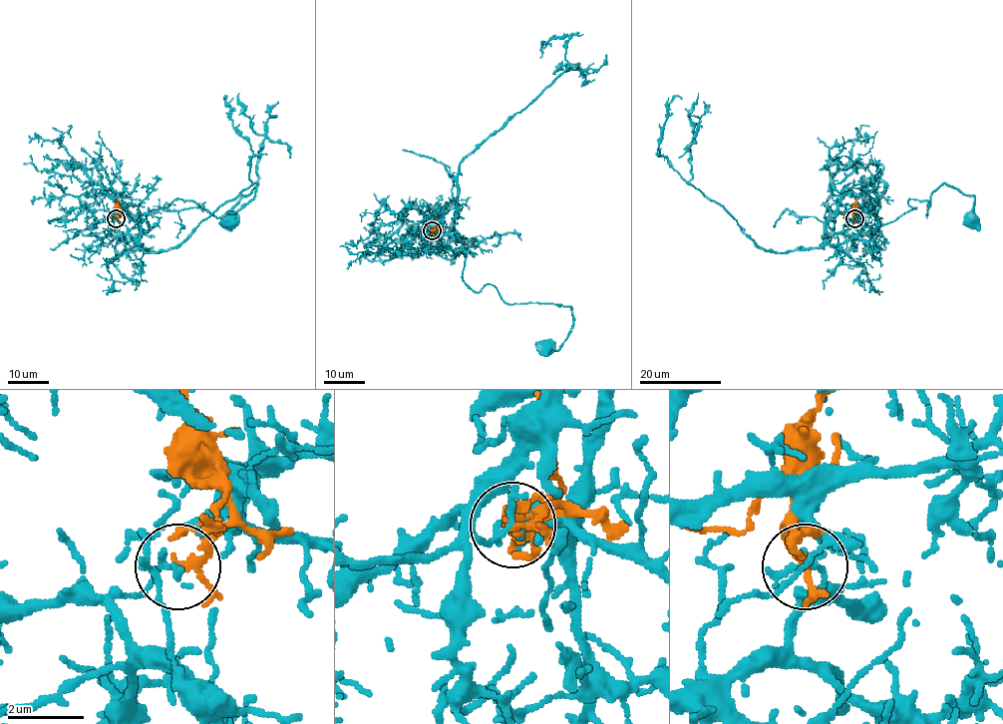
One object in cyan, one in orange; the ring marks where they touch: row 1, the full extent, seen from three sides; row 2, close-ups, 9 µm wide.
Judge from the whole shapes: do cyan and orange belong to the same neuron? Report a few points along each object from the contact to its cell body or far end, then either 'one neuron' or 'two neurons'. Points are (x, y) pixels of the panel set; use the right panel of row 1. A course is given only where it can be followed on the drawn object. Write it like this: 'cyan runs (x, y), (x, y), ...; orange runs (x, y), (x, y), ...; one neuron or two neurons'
cyan runs (854, 218), (830, 245), (916, 208), (908, 199), (927, 200), (927, 217), (943, 183), (974, 197), (973, 219); orange runs (854, 218), (852, 211), (846, 214), (839, 212); two neurons

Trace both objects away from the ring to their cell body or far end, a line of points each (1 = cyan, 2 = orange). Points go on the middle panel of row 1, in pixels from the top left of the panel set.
1: (431, 230), (451, 202), (470, 287), (492, 284), (505, 303), (569, 306), (572, 328), (557, 350), (546, 349)
2: (431, 230), (437, 228), (434, 215)

